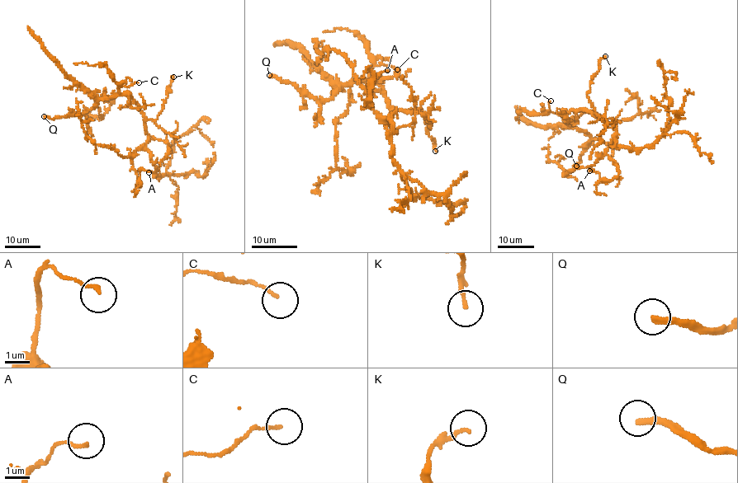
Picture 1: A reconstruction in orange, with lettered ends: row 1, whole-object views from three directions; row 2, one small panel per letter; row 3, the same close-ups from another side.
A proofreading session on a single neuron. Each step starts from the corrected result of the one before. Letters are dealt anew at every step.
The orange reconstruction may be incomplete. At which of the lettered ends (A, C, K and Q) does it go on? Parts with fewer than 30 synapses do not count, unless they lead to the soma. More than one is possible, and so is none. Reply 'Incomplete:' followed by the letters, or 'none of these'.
Incomplete: Q

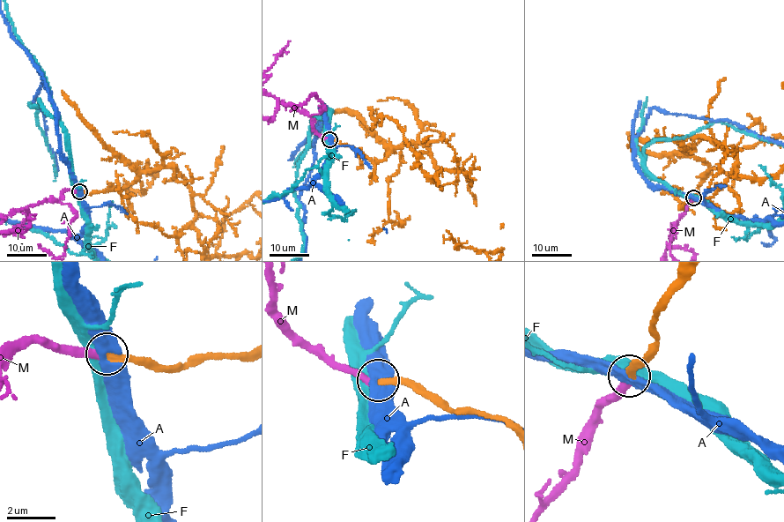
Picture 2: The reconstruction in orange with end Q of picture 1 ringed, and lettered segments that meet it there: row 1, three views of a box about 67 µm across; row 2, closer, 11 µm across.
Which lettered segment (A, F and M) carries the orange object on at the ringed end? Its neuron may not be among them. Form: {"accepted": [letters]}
{"accepted": ["M"]}

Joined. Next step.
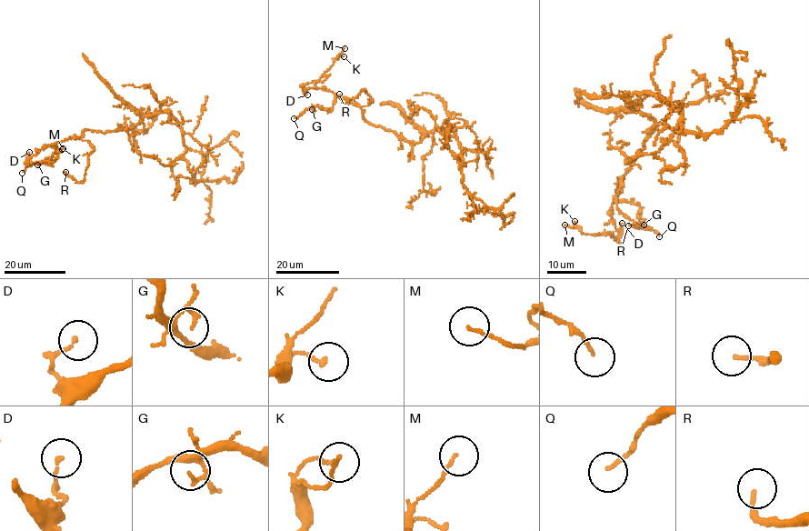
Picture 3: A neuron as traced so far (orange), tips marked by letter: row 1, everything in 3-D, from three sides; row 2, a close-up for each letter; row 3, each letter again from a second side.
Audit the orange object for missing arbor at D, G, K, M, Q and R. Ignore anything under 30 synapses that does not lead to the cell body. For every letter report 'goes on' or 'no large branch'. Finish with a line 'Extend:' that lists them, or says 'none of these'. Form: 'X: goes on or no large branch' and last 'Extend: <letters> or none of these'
D: no large branch
G: no large branch
K: no large branch
M: no large branch
Q: no large branch
R: no large branch
Extend: none of these

